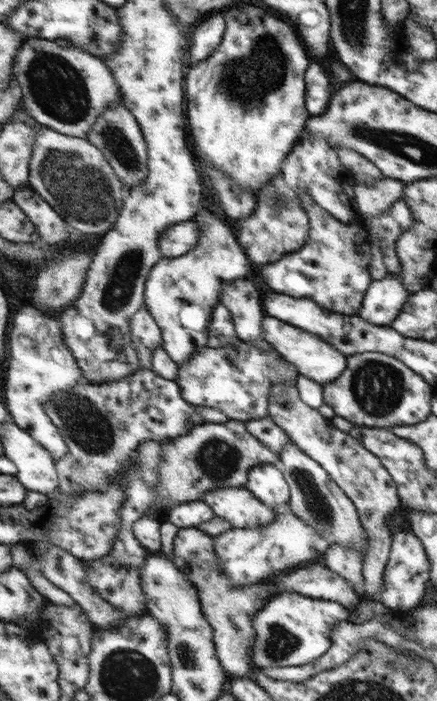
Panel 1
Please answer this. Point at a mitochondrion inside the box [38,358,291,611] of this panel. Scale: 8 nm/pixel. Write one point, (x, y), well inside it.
(84, 421)

